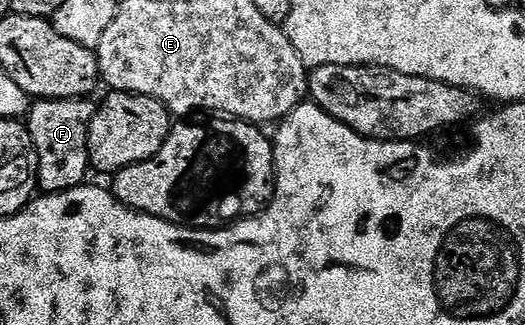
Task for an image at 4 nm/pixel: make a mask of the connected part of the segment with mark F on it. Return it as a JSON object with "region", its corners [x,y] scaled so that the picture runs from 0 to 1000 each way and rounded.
{"region":[[[171,298],[152,305],[74,305],[59,326],[53,388],[61,409],[65,455],[72,474],[70,572],[82,591],[128,588],[139,575],[154,575],[166,560],[164,535],[173,535],[175,526],[171,474],[168,471],[168,397],[175,385],[181,338],[181,308]]]}

